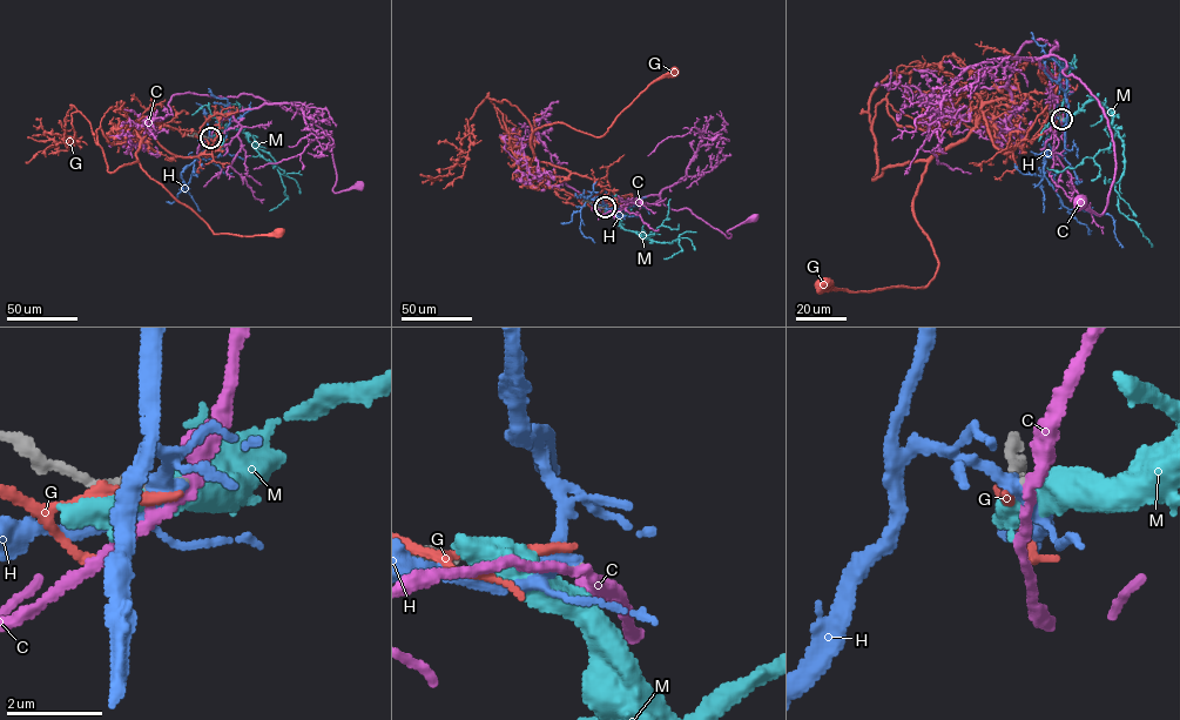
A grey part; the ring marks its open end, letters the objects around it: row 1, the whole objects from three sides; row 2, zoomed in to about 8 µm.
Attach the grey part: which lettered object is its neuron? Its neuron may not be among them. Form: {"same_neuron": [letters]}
{"same_neuron": []}

